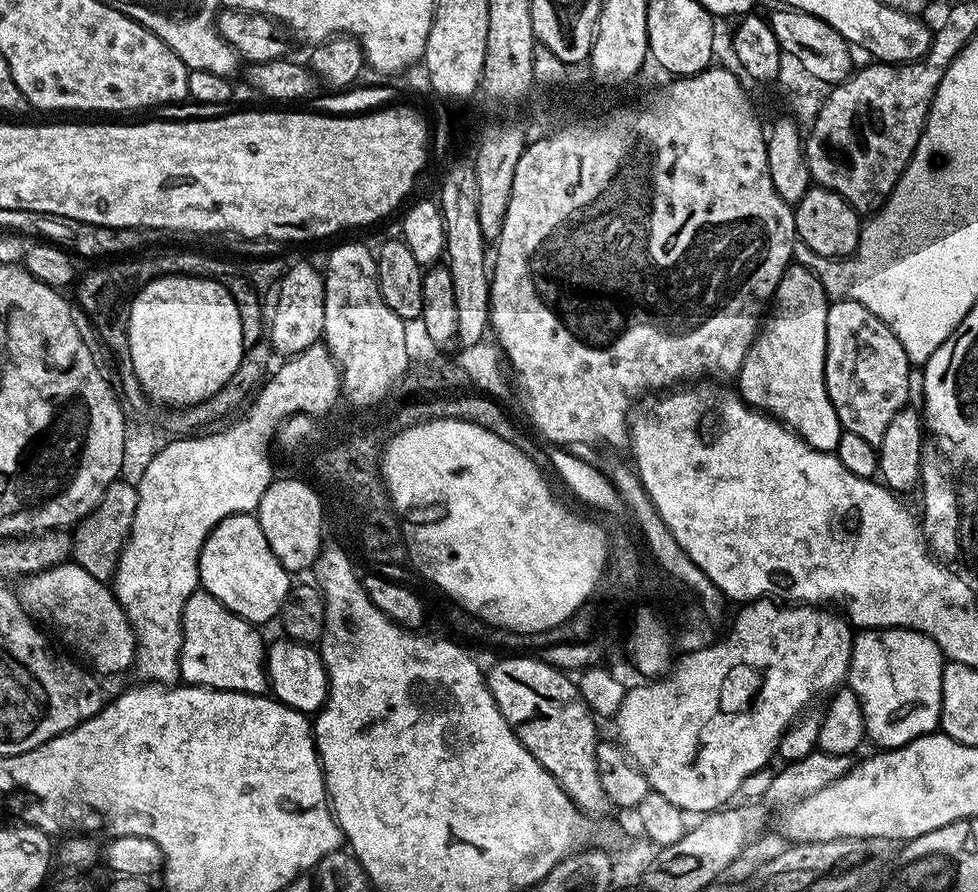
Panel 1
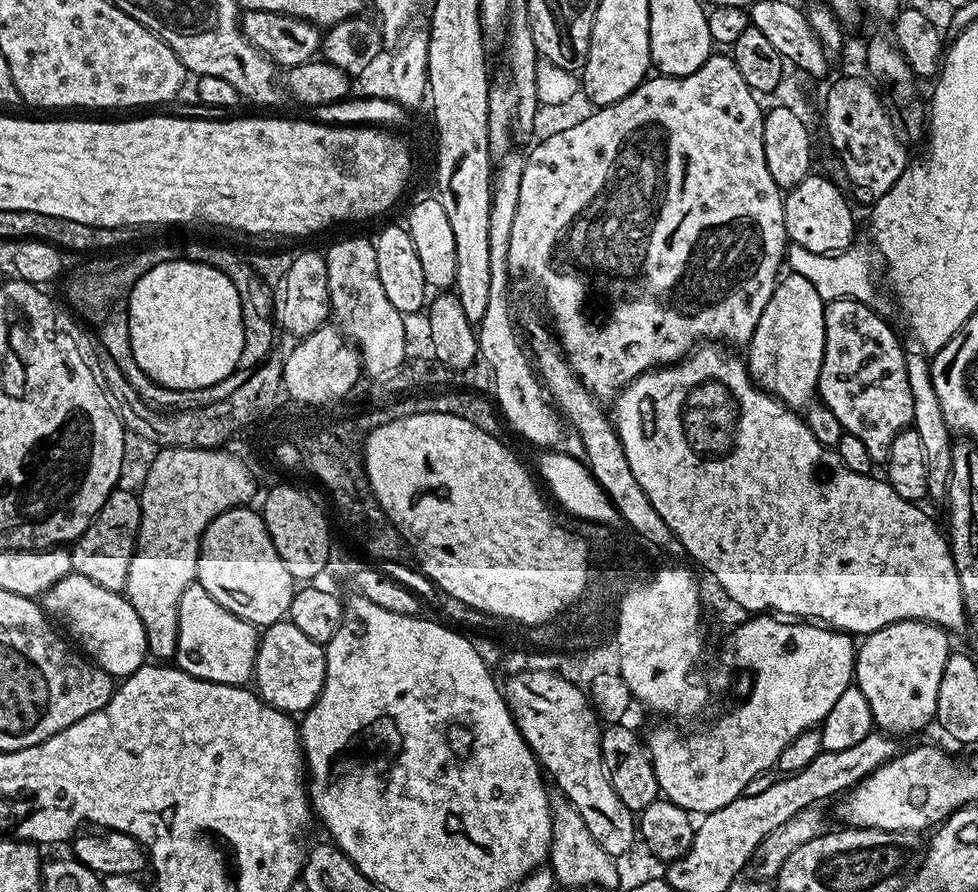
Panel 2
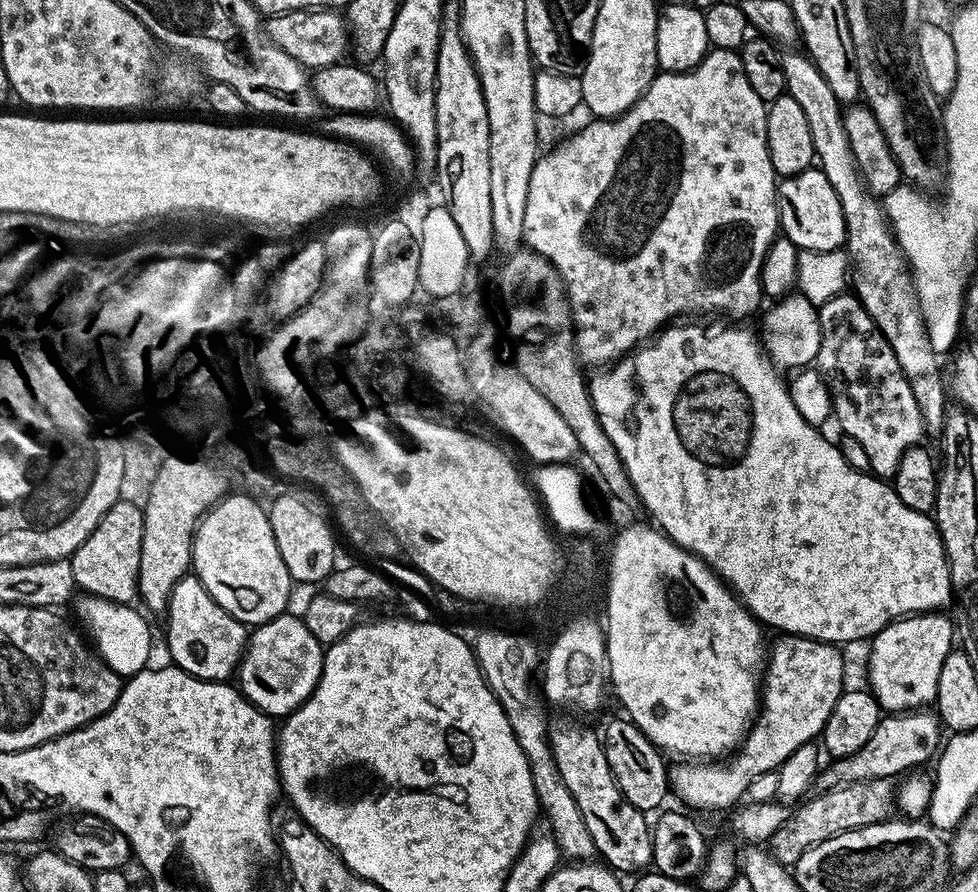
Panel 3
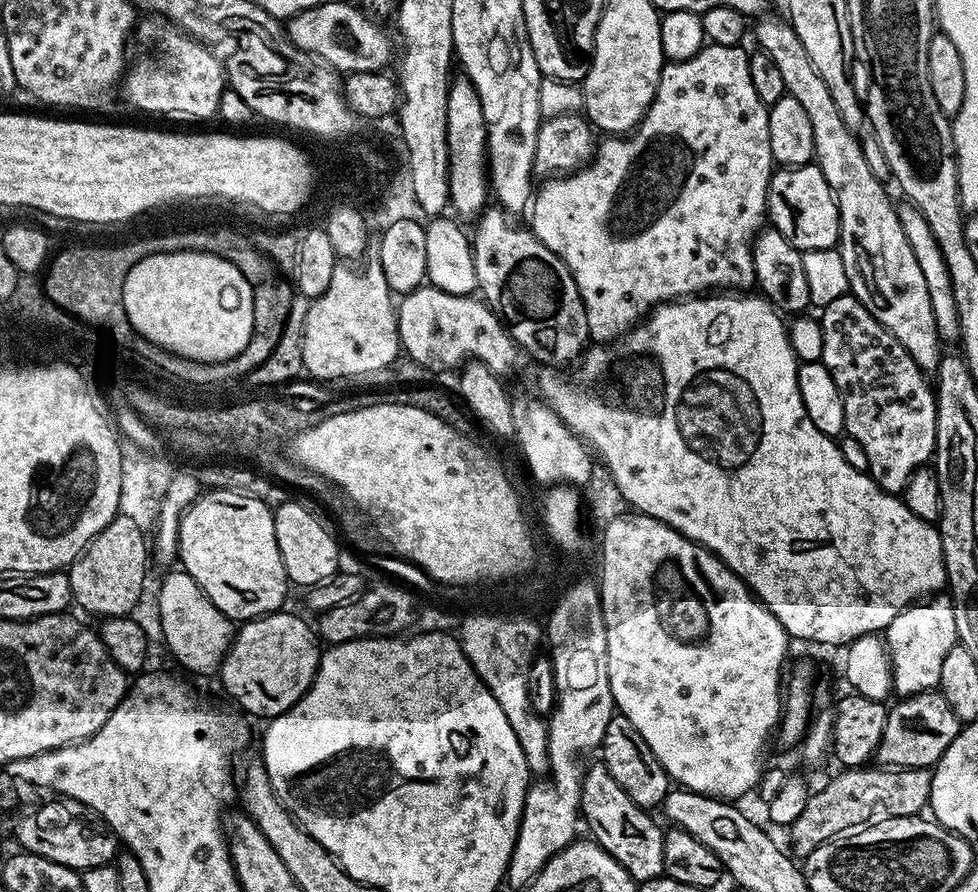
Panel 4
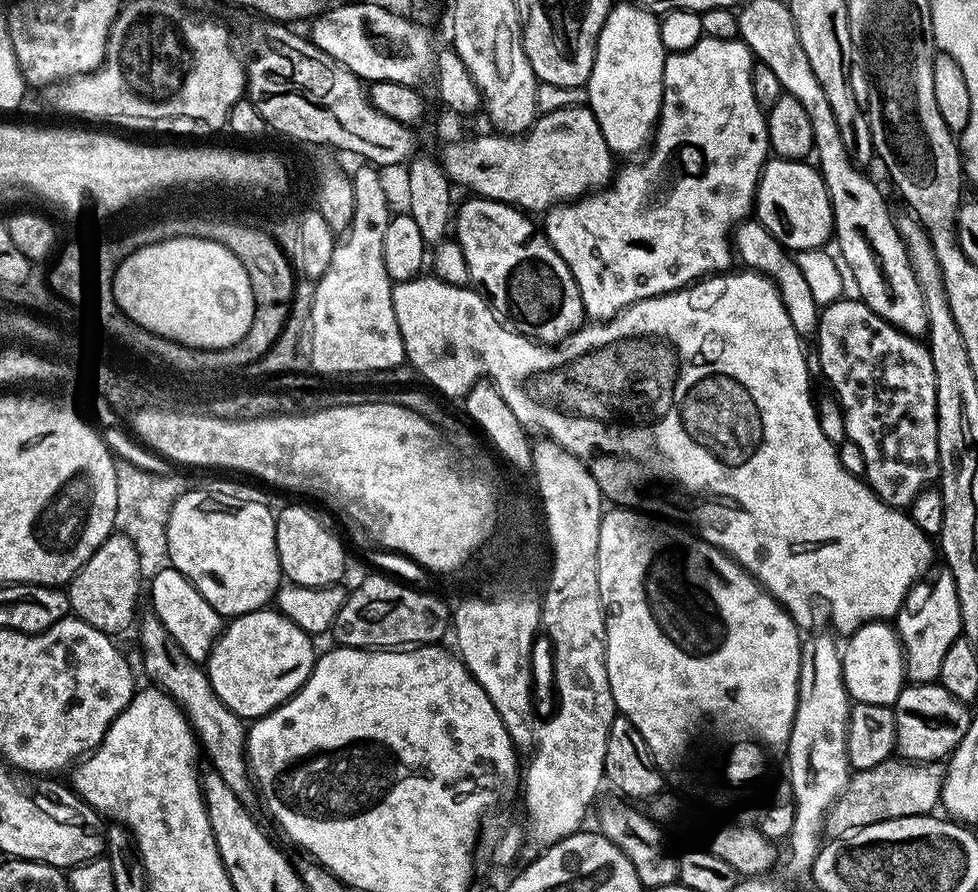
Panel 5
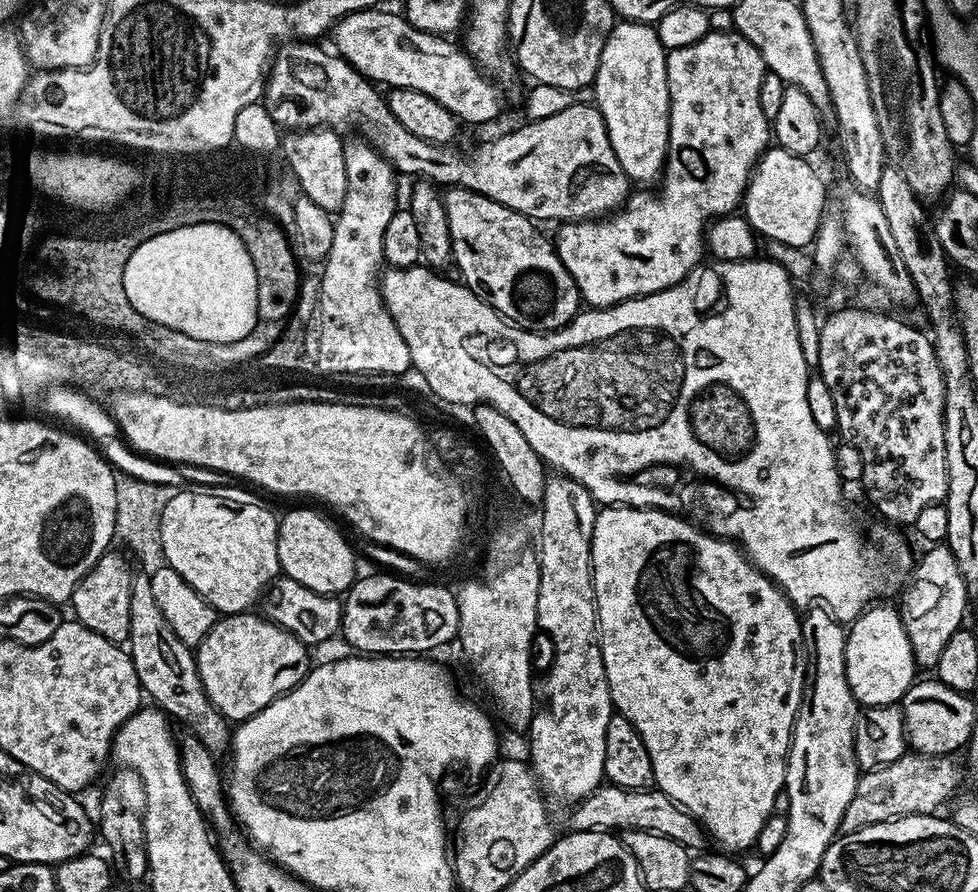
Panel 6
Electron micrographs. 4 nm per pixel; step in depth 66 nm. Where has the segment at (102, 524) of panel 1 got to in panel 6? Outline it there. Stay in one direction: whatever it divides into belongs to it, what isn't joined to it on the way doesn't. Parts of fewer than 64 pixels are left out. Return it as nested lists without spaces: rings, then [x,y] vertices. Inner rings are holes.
[[[109,550],[94,562],[94,566],[82,578],[82,582],[74,590],[70,601],[72,607],[71,615],[82,626],[94,630],[94,634],[102,634],[110,642],[123,645],[130,634],[130,594],[132,593],[132,577],[134,569],[128,565],[128,560],[124,556],[119,556],[116,550]]]

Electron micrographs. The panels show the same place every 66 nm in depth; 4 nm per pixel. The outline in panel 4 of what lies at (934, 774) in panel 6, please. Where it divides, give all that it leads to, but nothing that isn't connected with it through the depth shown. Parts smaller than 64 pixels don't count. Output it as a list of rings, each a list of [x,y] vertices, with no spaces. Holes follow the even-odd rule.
[[[861,766],[851,770],[841,771],[841,776],[836,776],[821,792],[813,791],[806,802],[806,810],[790,826],[792,832],[791,851],[797,857],[806,858],[818,846],[822,846],[827,840],[835,840],[841,834],[849,830],[859,829],[861,826],[886,822],[890,818],[906,818],[907,816],[919,816],[928,808],[930,798],[930,786],[932,774],[926,768],[885,768],[883,766]]]

